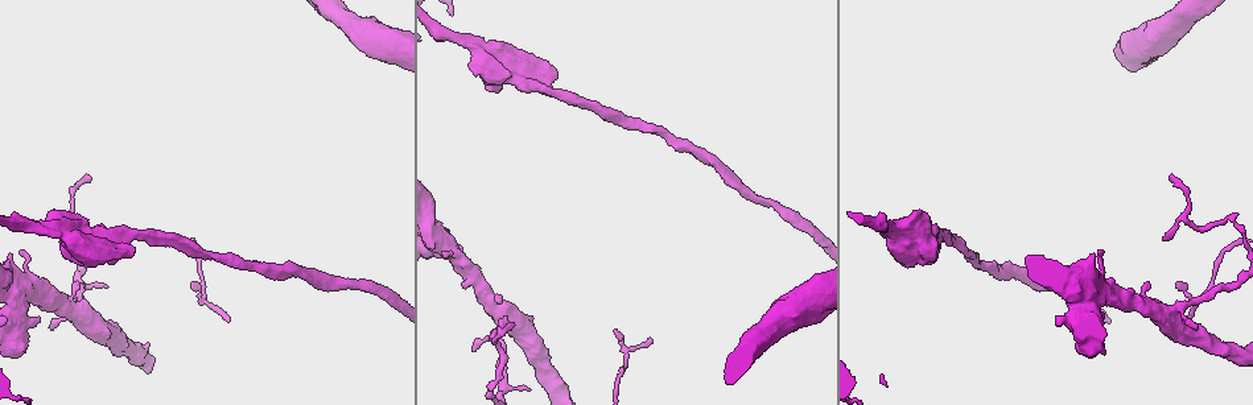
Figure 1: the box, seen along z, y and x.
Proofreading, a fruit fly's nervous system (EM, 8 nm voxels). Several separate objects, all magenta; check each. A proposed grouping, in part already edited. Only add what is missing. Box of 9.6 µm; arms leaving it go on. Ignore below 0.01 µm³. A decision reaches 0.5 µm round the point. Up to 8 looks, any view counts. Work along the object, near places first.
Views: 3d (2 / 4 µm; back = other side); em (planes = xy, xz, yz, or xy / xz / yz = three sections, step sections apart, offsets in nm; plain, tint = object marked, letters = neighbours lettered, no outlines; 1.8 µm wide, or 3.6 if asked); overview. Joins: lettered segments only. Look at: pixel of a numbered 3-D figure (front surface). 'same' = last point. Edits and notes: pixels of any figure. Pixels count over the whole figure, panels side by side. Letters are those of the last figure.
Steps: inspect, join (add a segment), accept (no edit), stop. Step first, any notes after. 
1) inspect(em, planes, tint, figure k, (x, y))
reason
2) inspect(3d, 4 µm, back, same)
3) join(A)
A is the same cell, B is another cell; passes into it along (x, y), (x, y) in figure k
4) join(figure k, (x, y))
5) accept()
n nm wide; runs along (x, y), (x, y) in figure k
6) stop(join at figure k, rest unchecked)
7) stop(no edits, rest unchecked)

inspect(em, 3.6 µm, planes, letters, figure 1, (530, 390))
tapers out

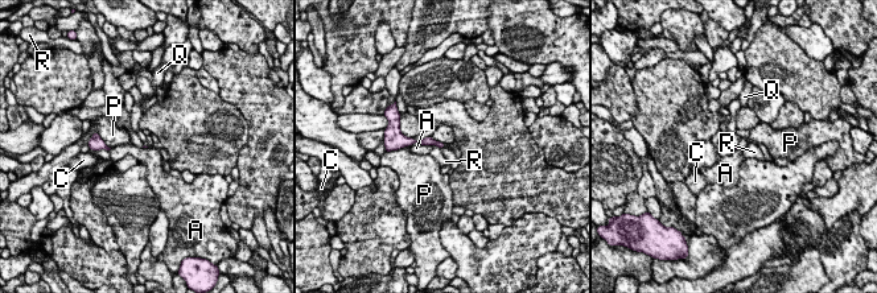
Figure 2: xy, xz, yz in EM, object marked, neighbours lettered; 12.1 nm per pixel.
accept()
A, C, P, Q and R are other cells; runs along (403, 144), (433, 141), (441, 145) in figure 2; no lettered segment goes on from it

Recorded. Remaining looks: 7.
inspect(3d, 4 µm, figure 1, (38, 315))
thick end

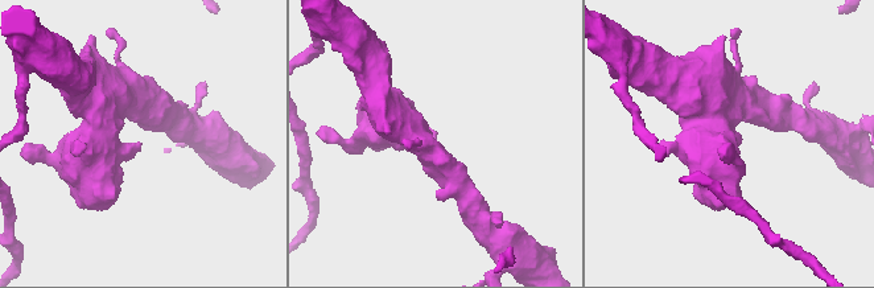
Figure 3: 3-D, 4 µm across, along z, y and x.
inspect(em, xz, step 16, tint, figure 3, (140, 143))

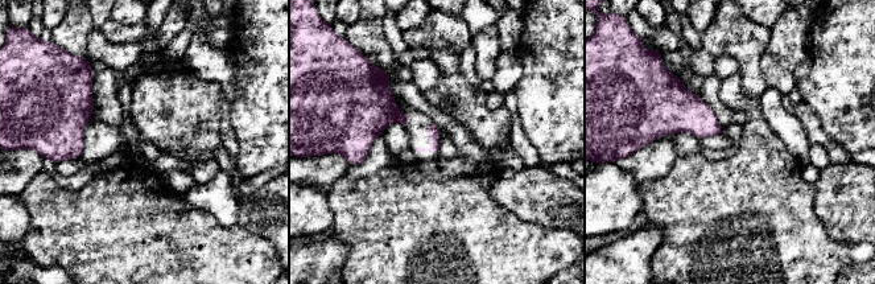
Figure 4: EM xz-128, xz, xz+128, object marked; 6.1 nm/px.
inspect(em, planes, letters, same)

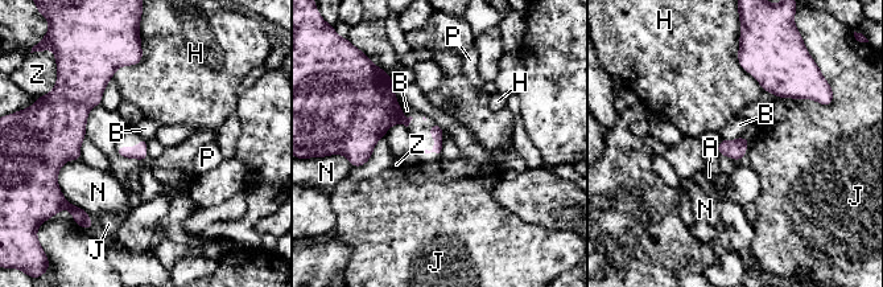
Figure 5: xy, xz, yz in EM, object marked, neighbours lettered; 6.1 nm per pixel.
accept()
H touches over 260 nm; A, B, H, J, N, P and Z are other cells; border along (396, 99), (407, 118) in figure 5; no lettered segment goes on from it

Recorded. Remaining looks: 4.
inspect(3d, 4 µm, figure 1, (83, 316))
branch point

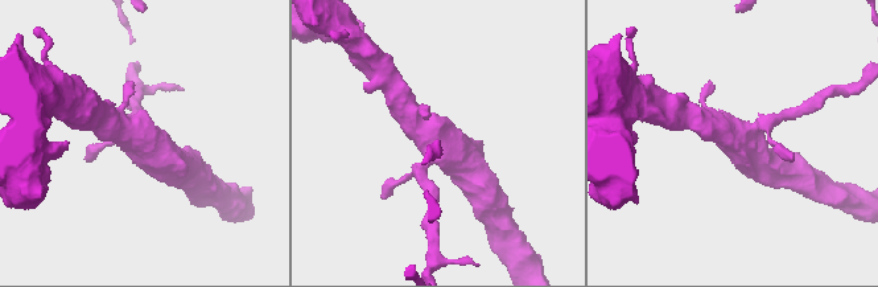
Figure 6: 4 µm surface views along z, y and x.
inspect(em, planes, tint, figure 6, (734, 134))

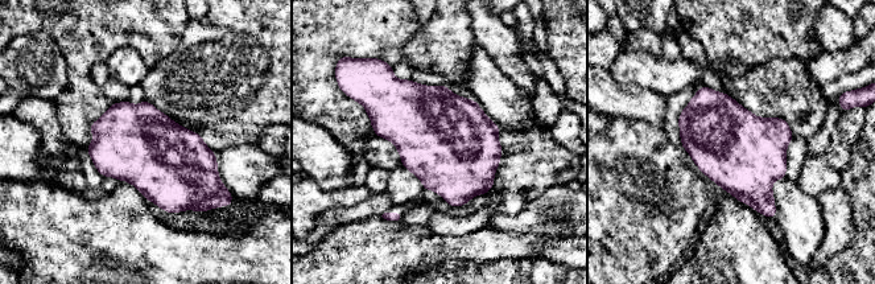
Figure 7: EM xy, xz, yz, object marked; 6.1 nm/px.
inspect(em, planes, letters, same)
see the neighbours

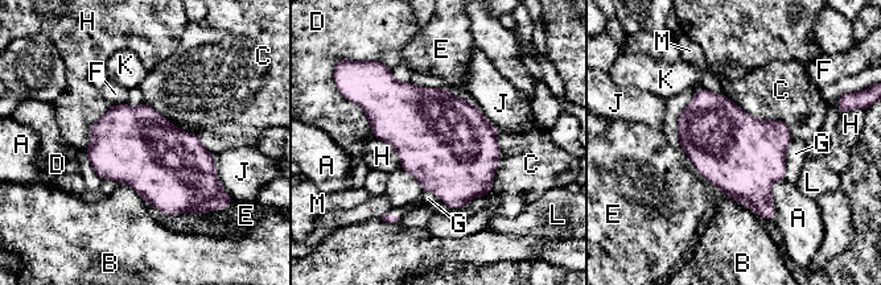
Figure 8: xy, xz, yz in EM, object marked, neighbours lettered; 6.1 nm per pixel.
accept()
480 nm wide; A, B, C, D, E, F, G, H, J, K, L and M are other cells; none of them fits

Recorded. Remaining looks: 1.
stop(no edits, rest unchecked)

